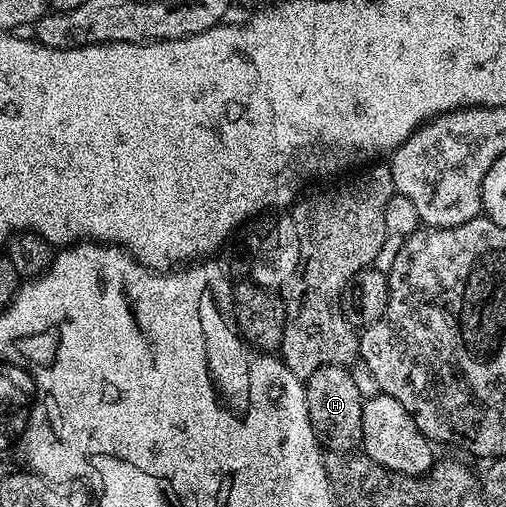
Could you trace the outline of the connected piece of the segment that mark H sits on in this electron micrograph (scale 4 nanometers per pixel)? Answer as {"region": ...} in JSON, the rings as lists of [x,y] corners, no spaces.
{"region":[[[325,365],[318,368],[305,380],[305,402],[308,403],[310,422],[315,432],[322,438],[323,444],[331,452],[347,453],[357,450],[363,437],[363,403],[365,398],[360,395],[360,389],[347,366]]]}

